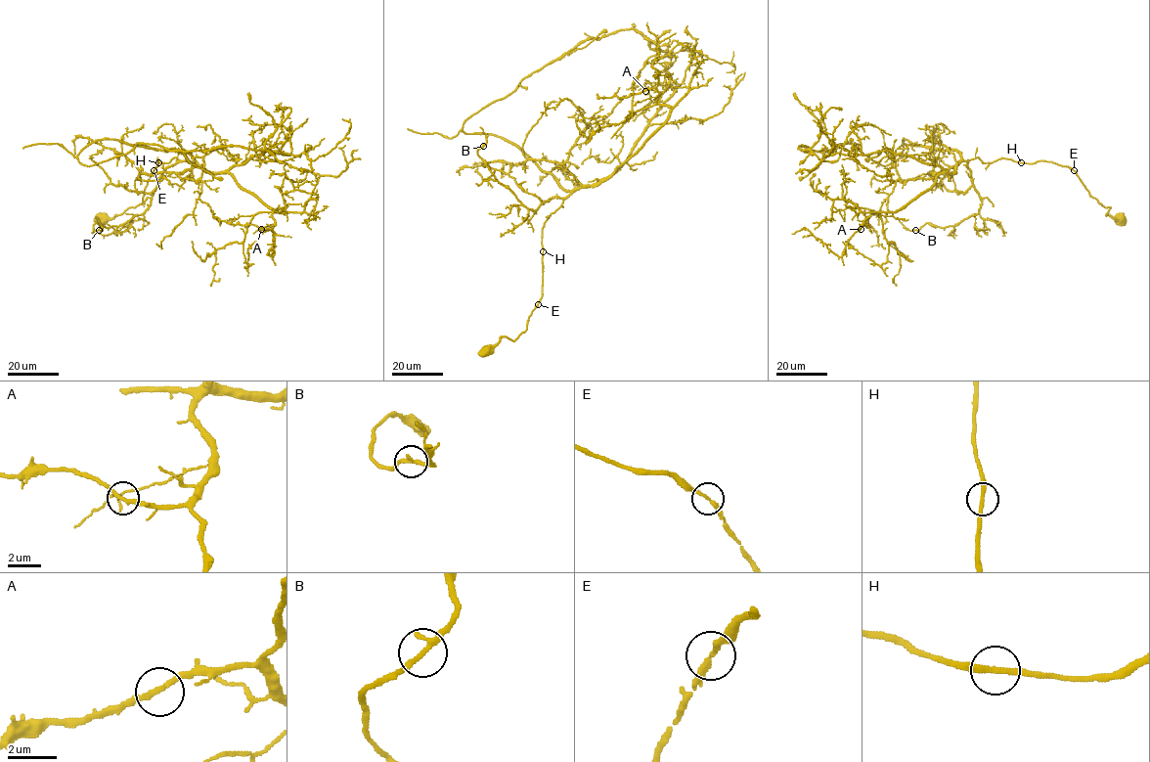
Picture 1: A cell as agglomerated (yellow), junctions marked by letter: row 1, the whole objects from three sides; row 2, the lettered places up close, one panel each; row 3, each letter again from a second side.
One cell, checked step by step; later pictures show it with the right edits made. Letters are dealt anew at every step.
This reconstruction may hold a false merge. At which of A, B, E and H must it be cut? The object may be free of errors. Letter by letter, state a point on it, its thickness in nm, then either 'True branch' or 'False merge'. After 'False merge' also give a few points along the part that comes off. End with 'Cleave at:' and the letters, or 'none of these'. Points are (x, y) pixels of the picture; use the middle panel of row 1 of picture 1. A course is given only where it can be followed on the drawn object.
A: Place: (645, 91). Thickness 220 nm. True branch
B: Place: (483, 146). Thickness 220 nm. True branch
E: Place: (538, 304). Thickness 240 nm. True branch
H: Place: (543, 251). Thickness 240 nm. True branch
Cleave at: none of these

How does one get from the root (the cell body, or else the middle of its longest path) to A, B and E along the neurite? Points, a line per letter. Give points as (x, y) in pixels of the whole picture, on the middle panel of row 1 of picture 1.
A: (486, 351), (523, 333), (542, 297), (546, 219), (575, 190), (609, 176), (669, 116), (659, 93), (645, 91)
B: (486, 351), (526, 330), (542, 297), (542, 229), (563, 200), (552, 198), (529, 210), (477, 154), (483, 146)
E: (486, 351), (503, 336), (515, 340), (526, 330), (528, 317), (538, 304)

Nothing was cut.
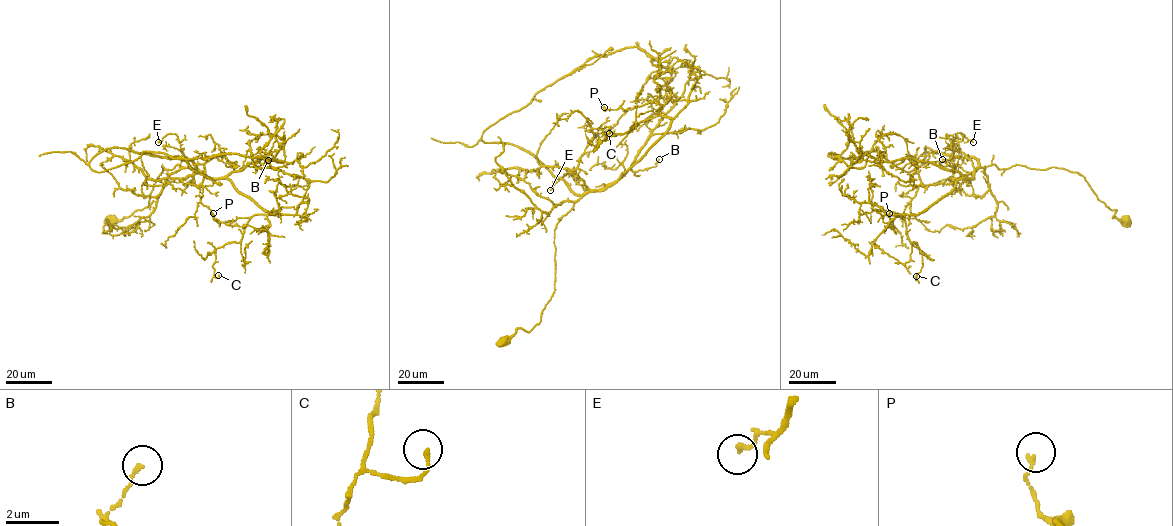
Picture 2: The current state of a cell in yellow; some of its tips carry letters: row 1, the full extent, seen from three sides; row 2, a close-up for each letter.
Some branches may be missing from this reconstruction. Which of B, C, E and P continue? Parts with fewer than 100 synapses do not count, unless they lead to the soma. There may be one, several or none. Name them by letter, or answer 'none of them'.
none of them

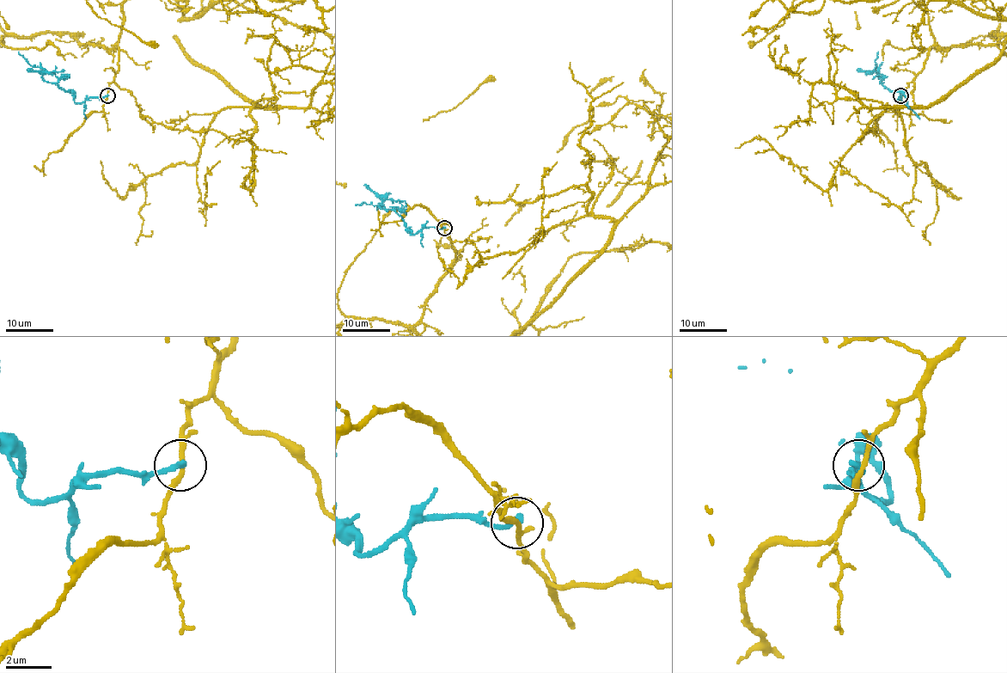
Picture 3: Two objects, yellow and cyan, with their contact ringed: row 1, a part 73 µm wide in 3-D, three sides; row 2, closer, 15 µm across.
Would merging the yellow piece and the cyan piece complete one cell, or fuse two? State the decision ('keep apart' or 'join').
keep apart

